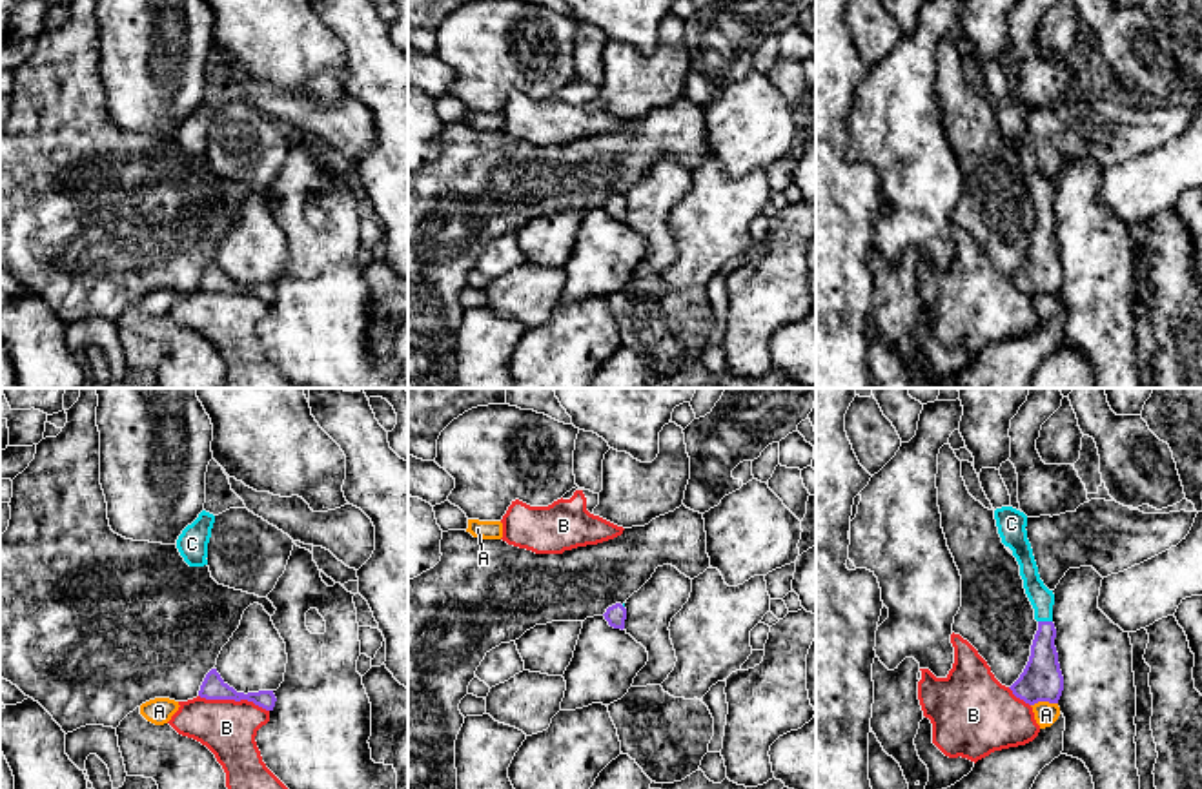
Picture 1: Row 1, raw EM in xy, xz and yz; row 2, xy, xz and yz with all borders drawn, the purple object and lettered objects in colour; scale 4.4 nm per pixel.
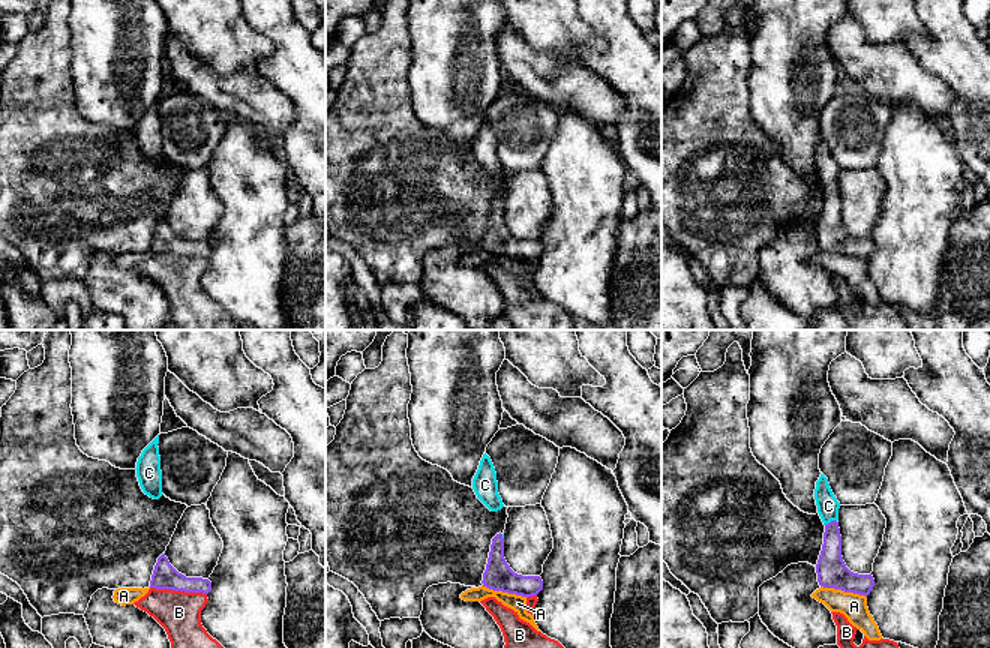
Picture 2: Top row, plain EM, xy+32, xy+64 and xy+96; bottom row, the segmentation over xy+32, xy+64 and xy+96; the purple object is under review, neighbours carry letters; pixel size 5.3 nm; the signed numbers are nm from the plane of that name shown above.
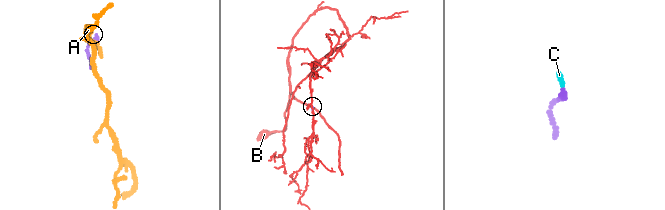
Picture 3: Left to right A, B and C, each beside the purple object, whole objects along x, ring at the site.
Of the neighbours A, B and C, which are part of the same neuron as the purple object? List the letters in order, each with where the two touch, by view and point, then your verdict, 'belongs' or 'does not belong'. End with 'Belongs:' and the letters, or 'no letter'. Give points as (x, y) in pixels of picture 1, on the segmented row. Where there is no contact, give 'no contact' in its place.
A: contact yz (1044, 700); does not belong
B: contact xy (234, 698); does not belong
C: contact yz (1046, 622); belongs
Belongs: C

